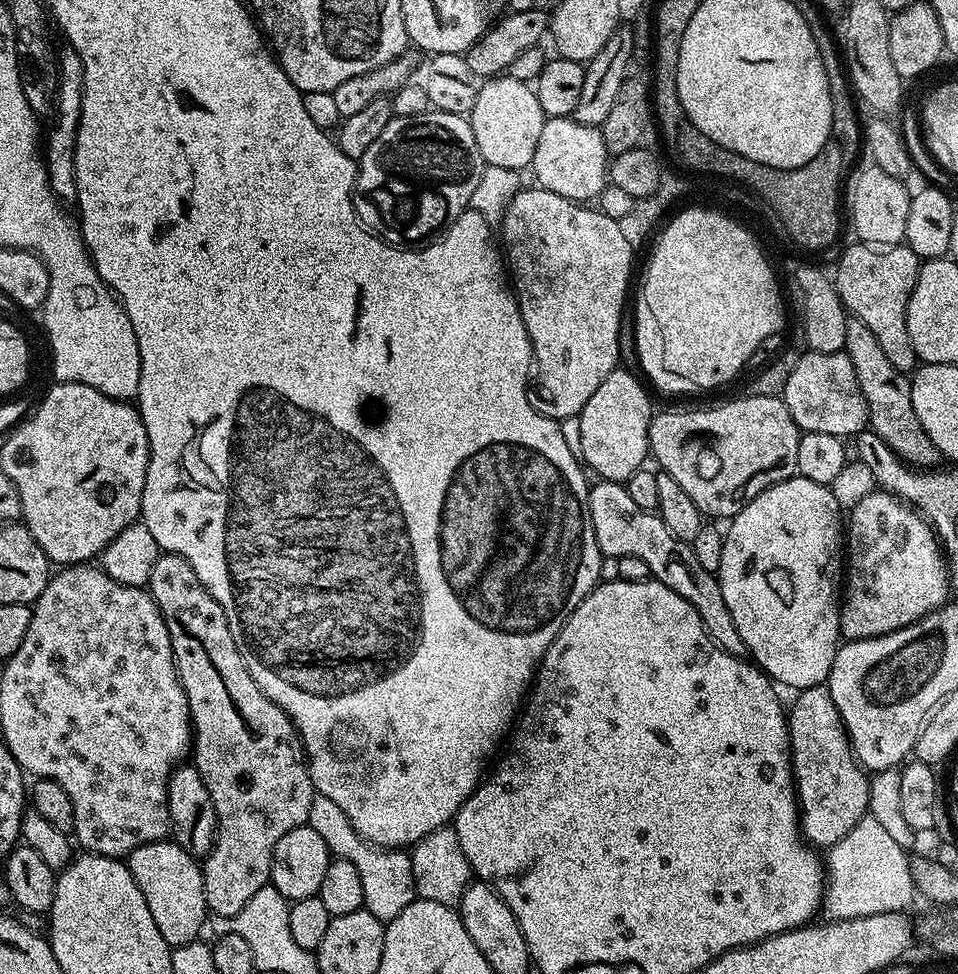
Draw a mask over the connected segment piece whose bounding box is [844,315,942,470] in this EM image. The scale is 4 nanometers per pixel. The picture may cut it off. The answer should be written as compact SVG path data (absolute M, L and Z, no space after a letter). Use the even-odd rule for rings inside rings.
M849 315L846 322L846 342L844 352L854 366L854 374L858 378L858 386L862 390L862 398L868 407L868 428L898 454L898 458L913 468L932 470L941 463L942 457L938 446L930 442L930 434L922 430L922 422L918 422L918 414L914 414L914 398L912 397L912 381L909 373L900 372L890 358L882 351L878 338L874 338L867 327L857 316Z

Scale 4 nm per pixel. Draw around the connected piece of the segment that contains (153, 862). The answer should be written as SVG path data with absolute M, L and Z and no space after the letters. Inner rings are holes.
M165 838L138 846L126 857L126 863L134 882L138 882L138 890L142 890L142 898L146 898L146 906L150 906L158 934L162 934L170 946L189 944L197 939L210 916L204 893L204 873L197 857L186 854L182 846Z

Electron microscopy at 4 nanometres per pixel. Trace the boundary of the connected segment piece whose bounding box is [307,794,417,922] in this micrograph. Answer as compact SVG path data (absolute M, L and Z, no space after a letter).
M319 794L313 795L307 827L313 828L322 837L322 842L326 842L333 857L354 862L354 867L362 878L364 907L370 914L374 914L374 918L385 922L398 918L398 914L402 914L402 910L406 910L406 906L417 899L411 855L404 850L370 846L368 841L356 833L354 826L350 826L350 818L342 814L342 810L332 799Z

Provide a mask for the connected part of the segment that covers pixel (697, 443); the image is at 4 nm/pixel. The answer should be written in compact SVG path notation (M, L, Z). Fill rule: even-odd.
M747 394L741 396L741 400L728 400L725 404L716 404L713 408L696 408L693 412L657 411L650 422L648 450L651 459L653 461L656 459L660 463L658 465L659 471L668 472L670 478L674 478L674 482L678 482L678 486L682 486L682 490L686 490L686 495L693 500L694 506L698 506L701 516L705 518L711 518L711 516L725 516L725 518L737 516L753 498L758 494L762 494L762 490L797 475L798 442L802 433L800 427L794 422L794 418L790 418L790 410L784 404L783 399L780 396L750 396Z

